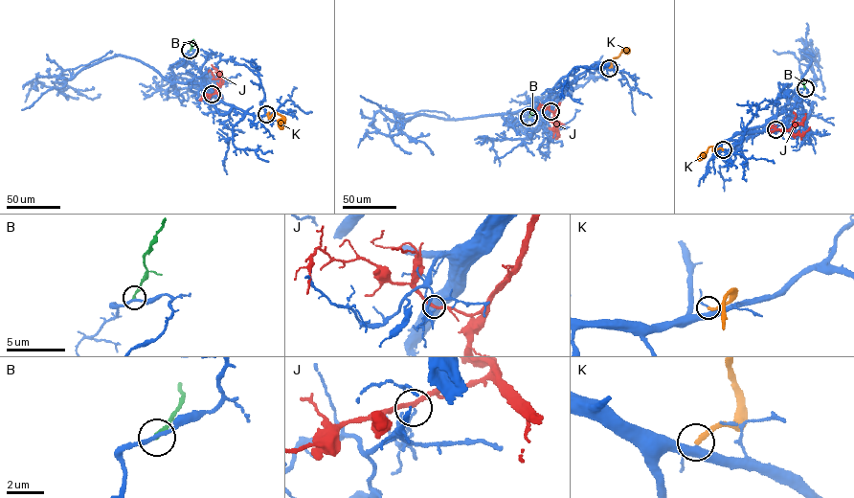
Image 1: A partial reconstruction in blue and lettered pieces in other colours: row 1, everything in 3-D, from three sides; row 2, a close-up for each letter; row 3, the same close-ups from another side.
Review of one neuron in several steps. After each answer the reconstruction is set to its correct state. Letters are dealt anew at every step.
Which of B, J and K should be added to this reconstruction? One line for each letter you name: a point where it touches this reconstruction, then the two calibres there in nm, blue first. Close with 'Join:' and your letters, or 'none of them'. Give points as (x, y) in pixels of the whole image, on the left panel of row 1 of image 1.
Join: none of them

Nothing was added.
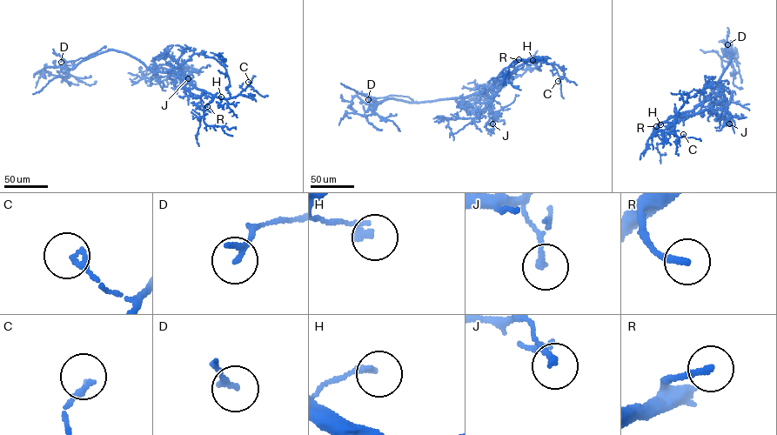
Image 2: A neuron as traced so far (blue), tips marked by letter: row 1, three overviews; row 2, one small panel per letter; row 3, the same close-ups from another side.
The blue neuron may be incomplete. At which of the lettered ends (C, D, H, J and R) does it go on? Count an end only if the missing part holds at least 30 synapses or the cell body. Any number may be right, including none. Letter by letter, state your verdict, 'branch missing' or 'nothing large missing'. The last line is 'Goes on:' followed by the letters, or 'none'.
C: nothing large missing
D: nothing large missing
H: nothing large missing
J: nothing large missing
R: branch missing
Goes on: R

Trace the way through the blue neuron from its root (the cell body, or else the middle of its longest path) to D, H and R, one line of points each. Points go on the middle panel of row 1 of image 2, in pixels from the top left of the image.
D: (458, 97), (420, 103), (390, 98), (373, 104), (372, 99), (368, 99)
H: (458, 97), (483, 94), (486, 90), (496, 91), (515, 68), (532, 60)
R: (458, 97), (497, 90), (514, 70), (525, 62), (519, 59)

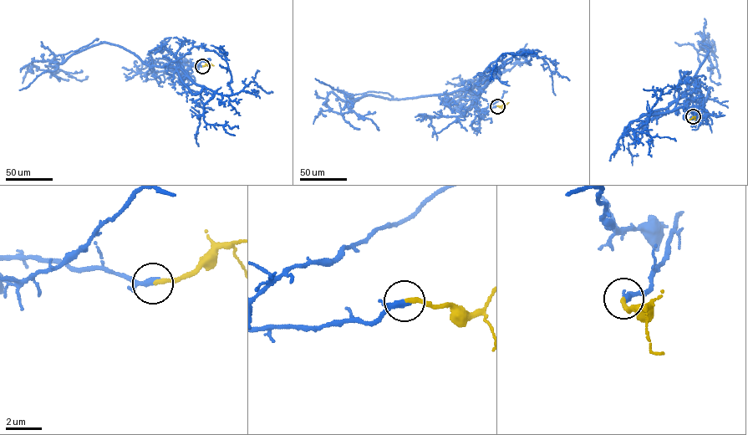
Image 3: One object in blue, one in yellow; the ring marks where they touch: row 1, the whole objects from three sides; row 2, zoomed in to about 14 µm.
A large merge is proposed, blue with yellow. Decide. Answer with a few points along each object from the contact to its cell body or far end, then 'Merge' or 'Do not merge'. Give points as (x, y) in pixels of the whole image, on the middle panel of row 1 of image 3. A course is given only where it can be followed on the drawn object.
Course of blue: (497, 106), (461, 112), (436, 94), (368, 95), (349, 101), (330, 92), (329, 109), (359, 129). Course of yellow: (497, 106), (508, 102). Merge

